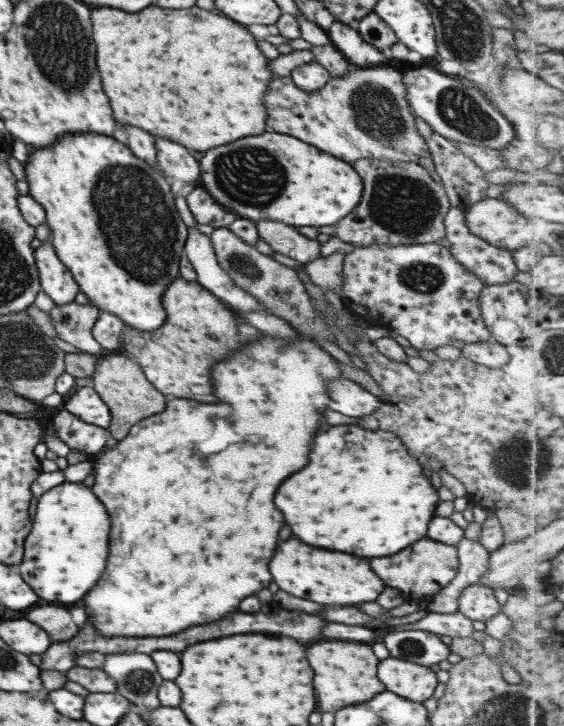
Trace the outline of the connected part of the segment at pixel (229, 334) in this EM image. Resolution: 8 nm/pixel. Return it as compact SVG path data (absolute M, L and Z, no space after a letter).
M181 277L172 280L162 292L161 304L167 312L165 324L157 332L138 331L124 325L121 332L123 350L135 358L145 378L161 394L189 398L199 402L217 402L211 396L209 366L223 360L241 346L237 323L224 303L195 281Z

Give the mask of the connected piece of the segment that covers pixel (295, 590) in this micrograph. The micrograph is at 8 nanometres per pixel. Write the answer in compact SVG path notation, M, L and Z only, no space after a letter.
M295 538L285 540L275 548L273 558L269 560L269 572L273 582L279 586L279 590L317 604L347 606L357 602L373 602L383 590L381 580L369 570L367 560L343 552L309 548L307 544L301 544Z

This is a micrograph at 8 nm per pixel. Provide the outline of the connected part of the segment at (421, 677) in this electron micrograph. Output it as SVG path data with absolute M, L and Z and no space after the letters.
M391 656L377 664L377 678L385 686L385 691L420 703L431 697L438 683L429 667Z

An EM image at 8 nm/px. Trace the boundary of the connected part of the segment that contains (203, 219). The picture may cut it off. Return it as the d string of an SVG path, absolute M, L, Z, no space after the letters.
M200 185L185 197L186 205L196 224L205 224L211 228L228 228L237 218L232 212L218 205Z

